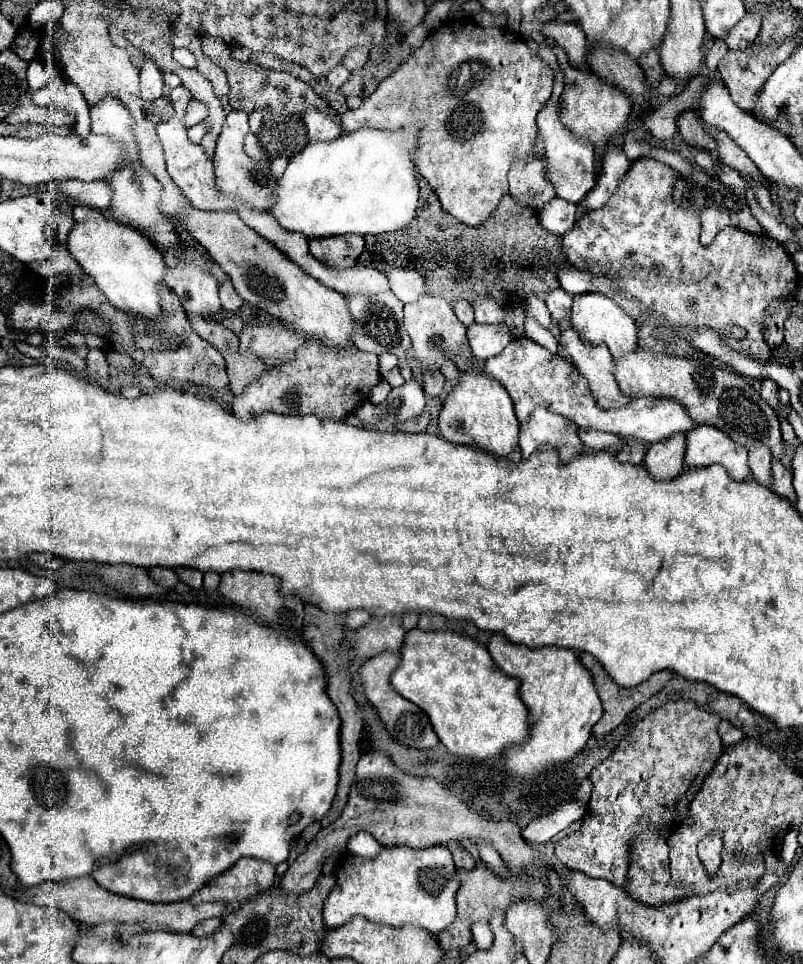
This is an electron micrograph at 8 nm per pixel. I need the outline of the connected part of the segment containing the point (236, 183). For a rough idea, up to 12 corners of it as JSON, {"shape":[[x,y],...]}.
{"shape":[[232,110],[214,150],[222,194],[266,210],[276,188],[268,164],[248,158],[236,132],[248,114]]}

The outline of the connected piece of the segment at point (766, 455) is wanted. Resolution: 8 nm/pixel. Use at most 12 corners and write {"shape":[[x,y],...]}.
{"shape":[[766,446],[750,450],[754,480],[772,484],[772,454]]}

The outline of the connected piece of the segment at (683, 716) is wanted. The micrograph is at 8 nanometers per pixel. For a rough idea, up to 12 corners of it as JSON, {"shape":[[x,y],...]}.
{"shape":[[692,700],[636,722],[590,772],[556,858],[616,886],[632,840],[674,832],[724,752]]}

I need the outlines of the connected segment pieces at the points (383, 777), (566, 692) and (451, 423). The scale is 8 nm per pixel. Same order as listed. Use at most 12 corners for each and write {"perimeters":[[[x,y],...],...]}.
{"perimeters":[[[360,756],[348,804],[280,878],[310,890],[348,838],[428,848],[482,840],[512,874],[550,868],[514,822],[440,782]],[[502,634],[488,652],[520,682],[526,744],[504,768],[530,779],[578,754],[602,704],[576,652]],[[466,372],[438,416],[454,444],[506,458],[520,422],[506,388]]]}

